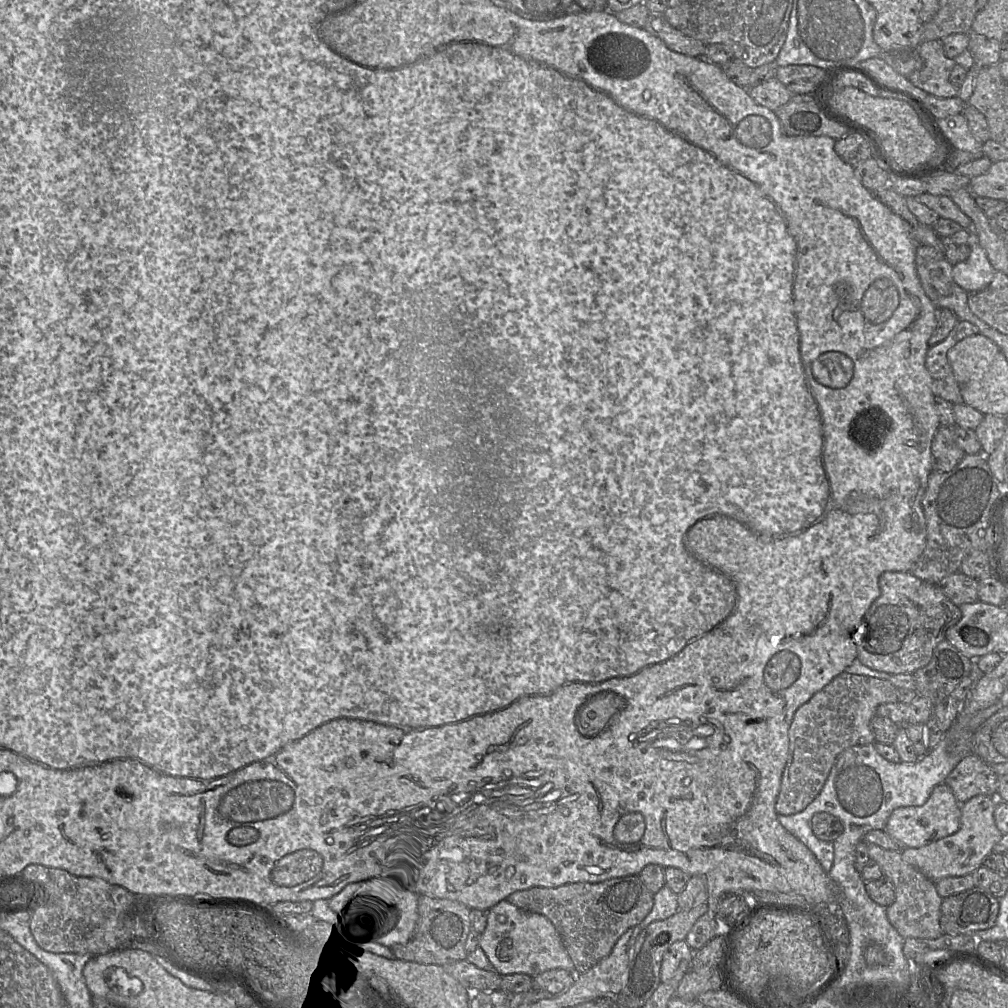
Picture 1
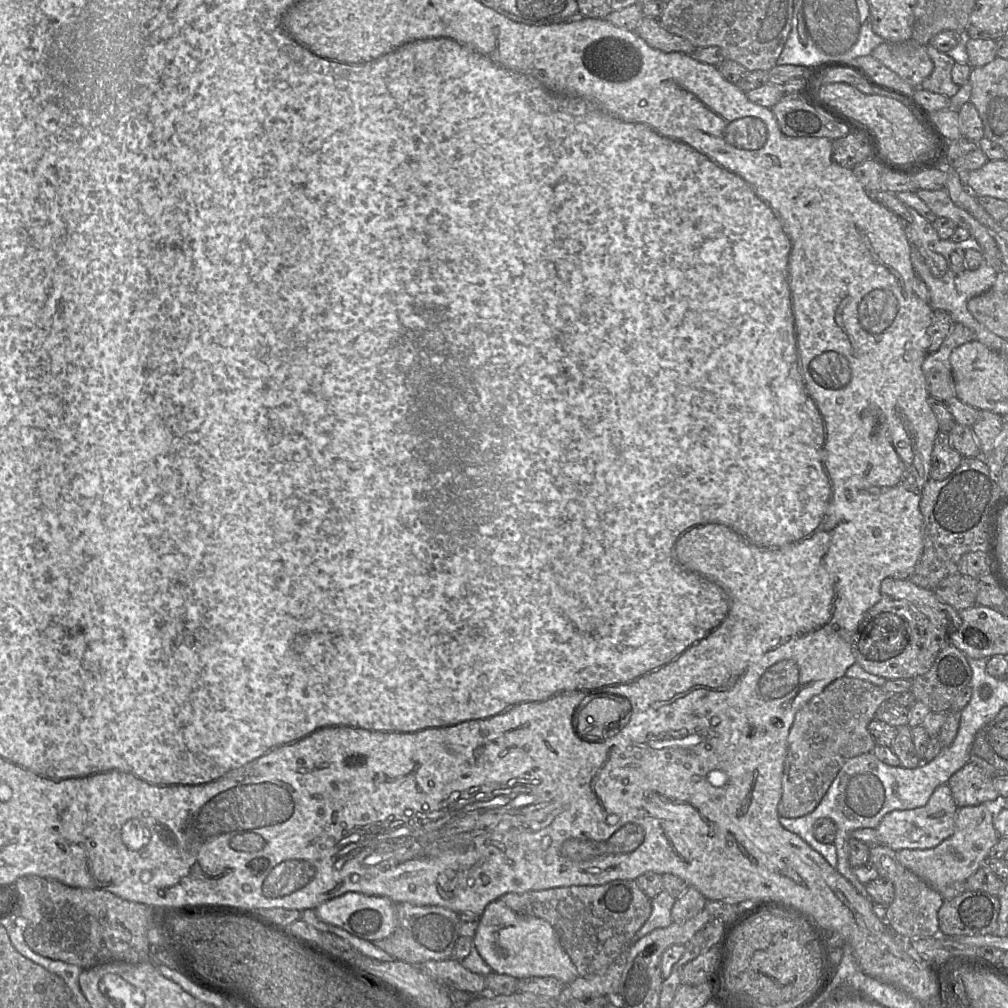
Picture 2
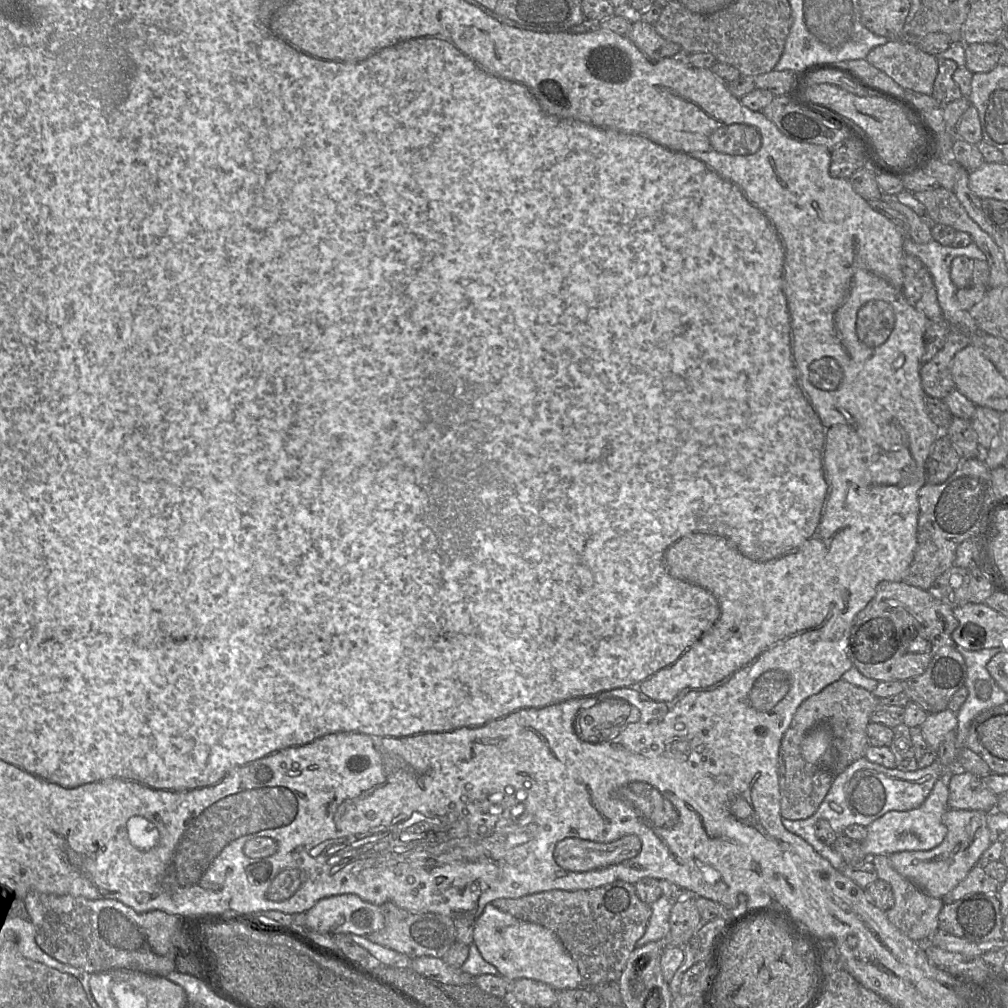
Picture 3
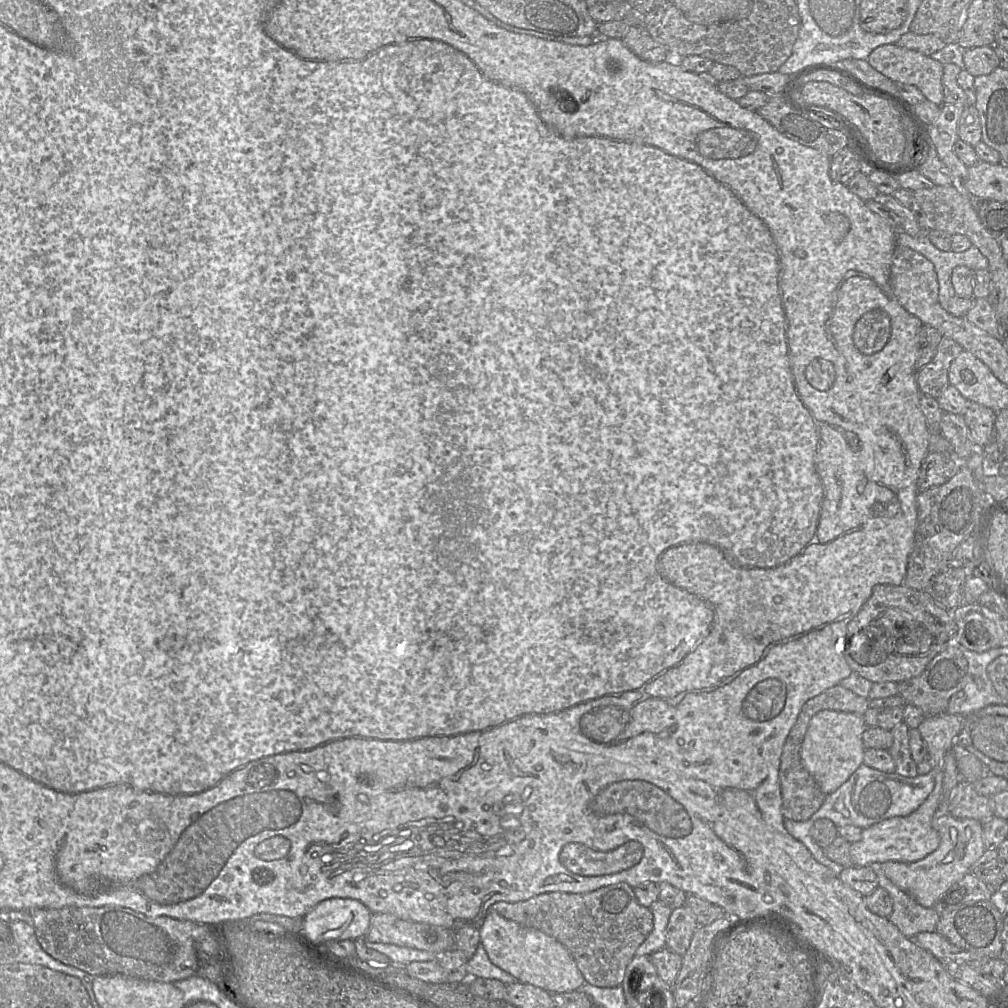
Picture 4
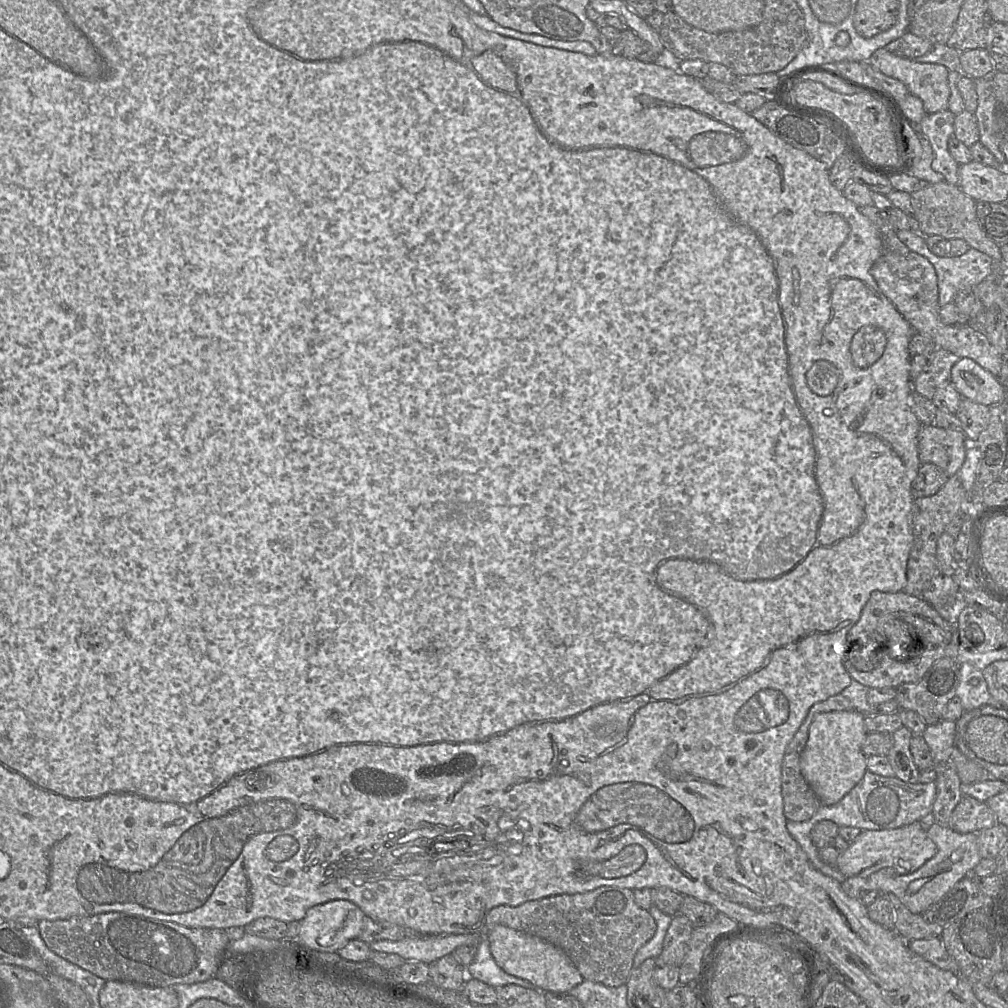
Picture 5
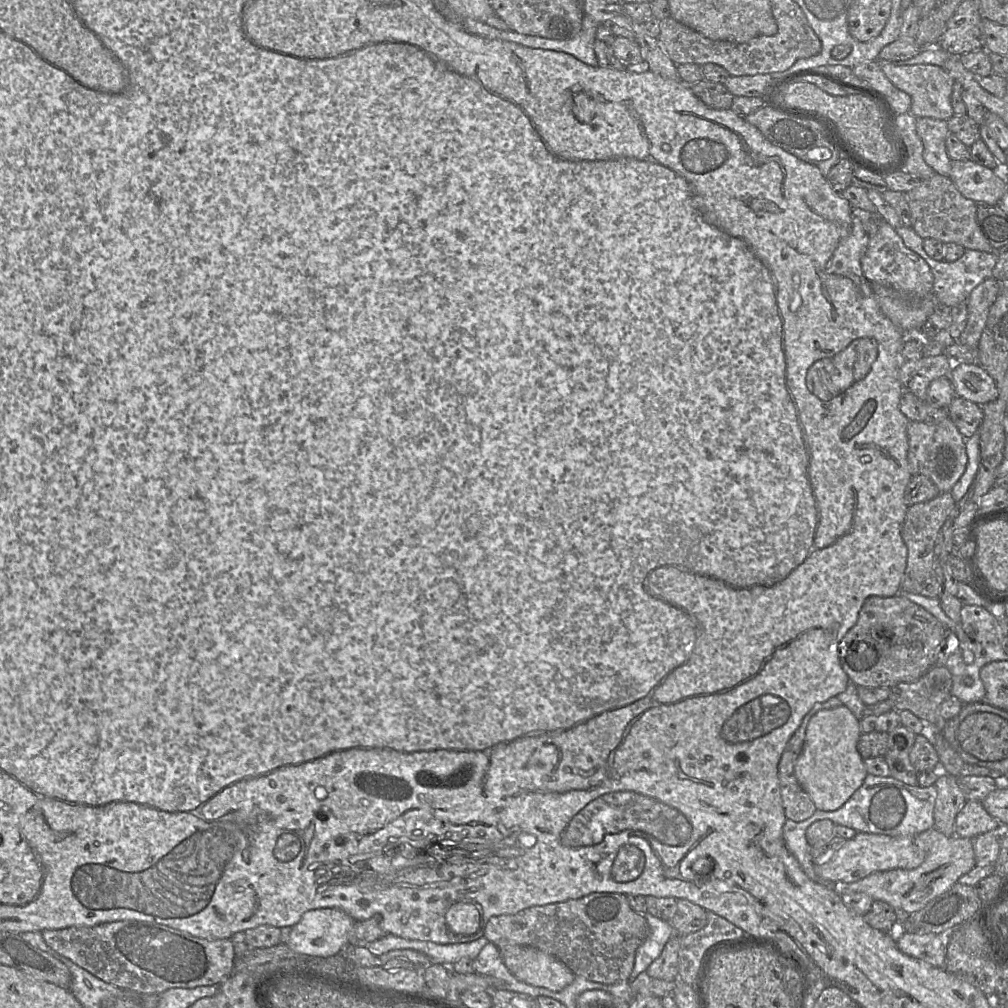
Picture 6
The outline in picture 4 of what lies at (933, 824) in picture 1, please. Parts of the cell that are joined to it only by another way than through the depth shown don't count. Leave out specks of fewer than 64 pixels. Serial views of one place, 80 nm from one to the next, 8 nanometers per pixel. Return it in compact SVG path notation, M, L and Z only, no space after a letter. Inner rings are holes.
M943 771L935 776L935 786L927 799L908 816L896 816L880 821L863 829L862 837L850 847L853 866L869 866L872 863L896 861L912 863L934 852L940 844L940 836L932 826L932 820L939 808L942 794Z

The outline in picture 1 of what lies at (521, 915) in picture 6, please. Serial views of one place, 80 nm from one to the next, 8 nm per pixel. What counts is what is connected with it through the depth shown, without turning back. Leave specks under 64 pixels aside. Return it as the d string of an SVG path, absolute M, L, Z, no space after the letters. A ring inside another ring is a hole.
M639 875L612 878L599 883L570 883L555 888L532 887L516 891L505 900L521 910L541 914L550 920L573 962L575 974L586 972L607 957L617 940L628 929L642 922L653 907L653 894L643 884Z

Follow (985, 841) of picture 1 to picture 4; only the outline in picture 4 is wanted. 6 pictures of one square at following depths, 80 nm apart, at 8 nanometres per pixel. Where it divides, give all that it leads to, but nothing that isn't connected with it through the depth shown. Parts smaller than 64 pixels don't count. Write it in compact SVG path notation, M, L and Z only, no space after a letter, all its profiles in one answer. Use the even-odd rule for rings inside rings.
M938 808L932 826L940 836L940 844L934 852L912 863L896 861L882 863L886 877L926 908L933 908L955 883L970 872L975 862L986 851L983 841L983 823L977 820L957 819L949 813L940 813Z

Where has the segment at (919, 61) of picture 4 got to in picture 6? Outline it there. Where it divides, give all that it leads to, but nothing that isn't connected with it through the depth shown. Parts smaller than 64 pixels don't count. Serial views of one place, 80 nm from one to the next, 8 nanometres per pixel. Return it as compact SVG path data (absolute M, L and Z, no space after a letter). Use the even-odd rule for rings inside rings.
M879 62L885 76L898 90L911 97L910 113L916 118L933 118L948 121L954 116L951 95L954 79L940 66L900 65L893 62Z

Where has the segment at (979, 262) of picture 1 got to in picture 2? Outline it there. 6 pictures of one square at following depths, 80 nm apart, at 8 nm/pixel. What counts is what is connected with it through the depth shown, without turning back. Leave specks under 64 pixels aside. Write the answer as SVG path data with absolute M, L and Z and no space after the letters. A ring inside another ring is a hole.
M985 259L975 270L963 270L954 279L956 289L970 299L986 292L996 280L997 272Z

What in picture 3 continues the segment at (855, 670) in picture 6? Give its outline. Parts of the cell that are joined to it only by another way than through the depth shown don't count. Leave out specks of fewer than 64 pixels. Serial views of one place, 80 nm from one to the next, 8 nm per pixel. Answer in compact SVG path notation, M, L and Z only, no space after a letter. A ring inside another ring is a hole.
M882 581L877 585L873 599L856 615L852 623L848 657L860 673L879 683L907 681L924 673L939 648L951 641L951 635L958 624L953 608L935 598L928 590L905 582Z

